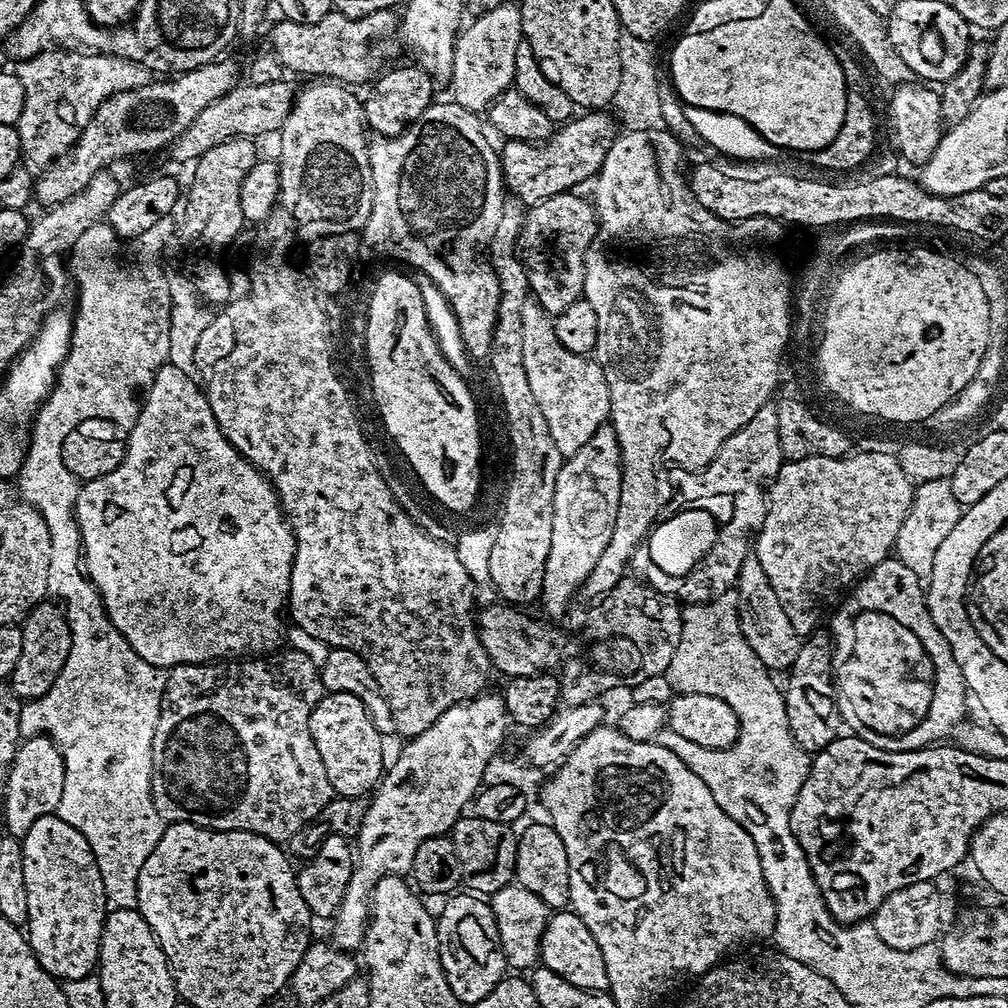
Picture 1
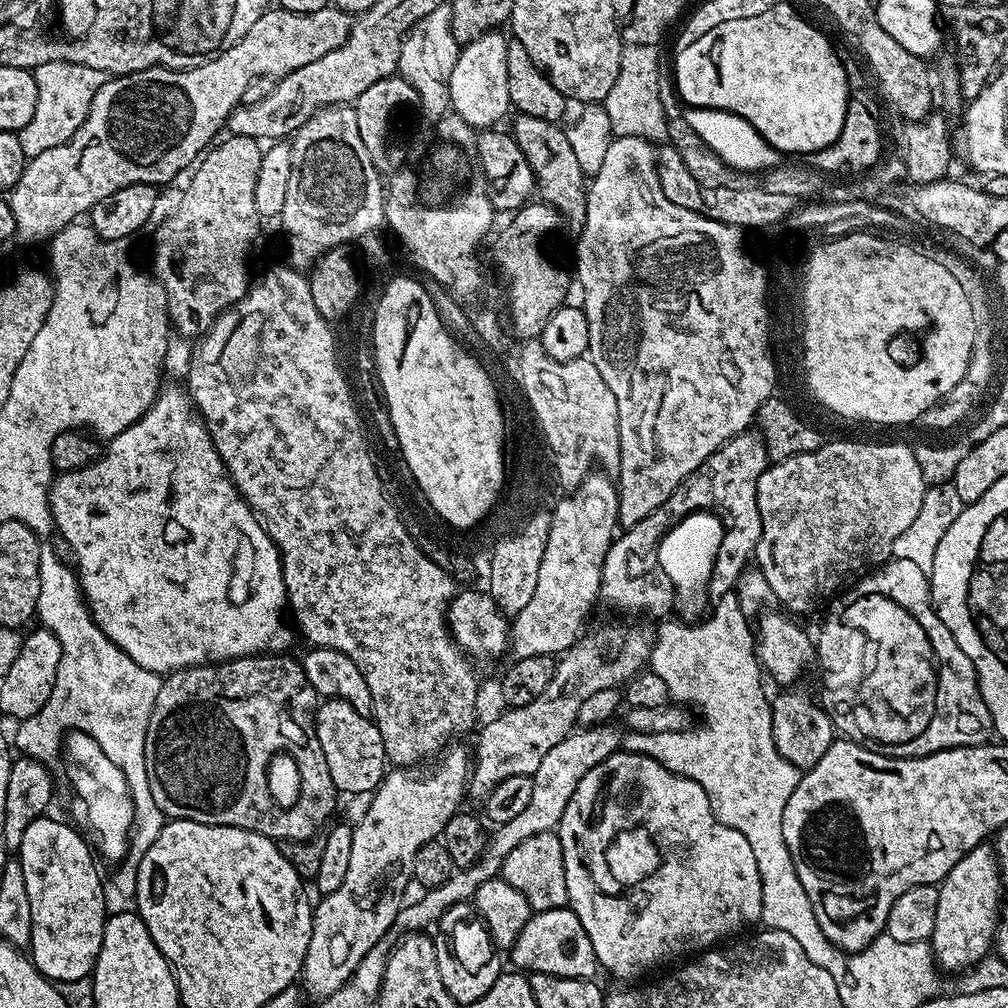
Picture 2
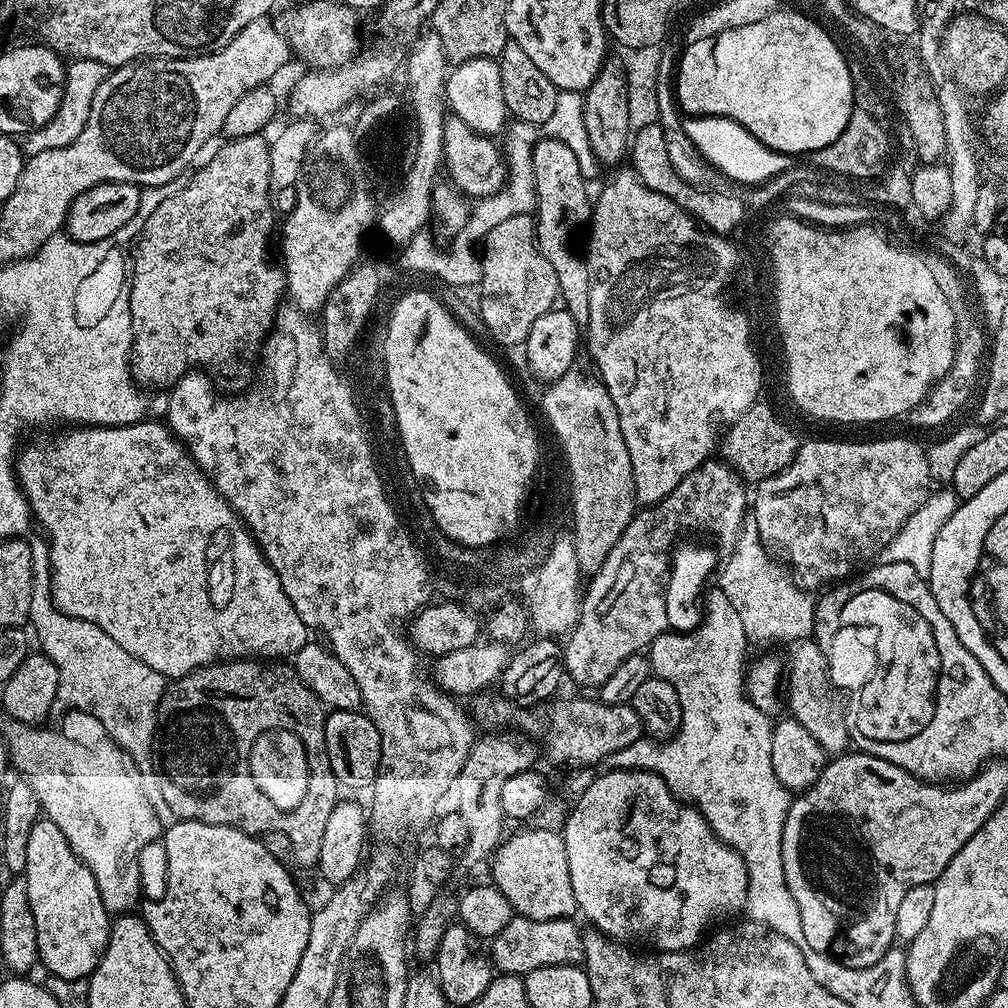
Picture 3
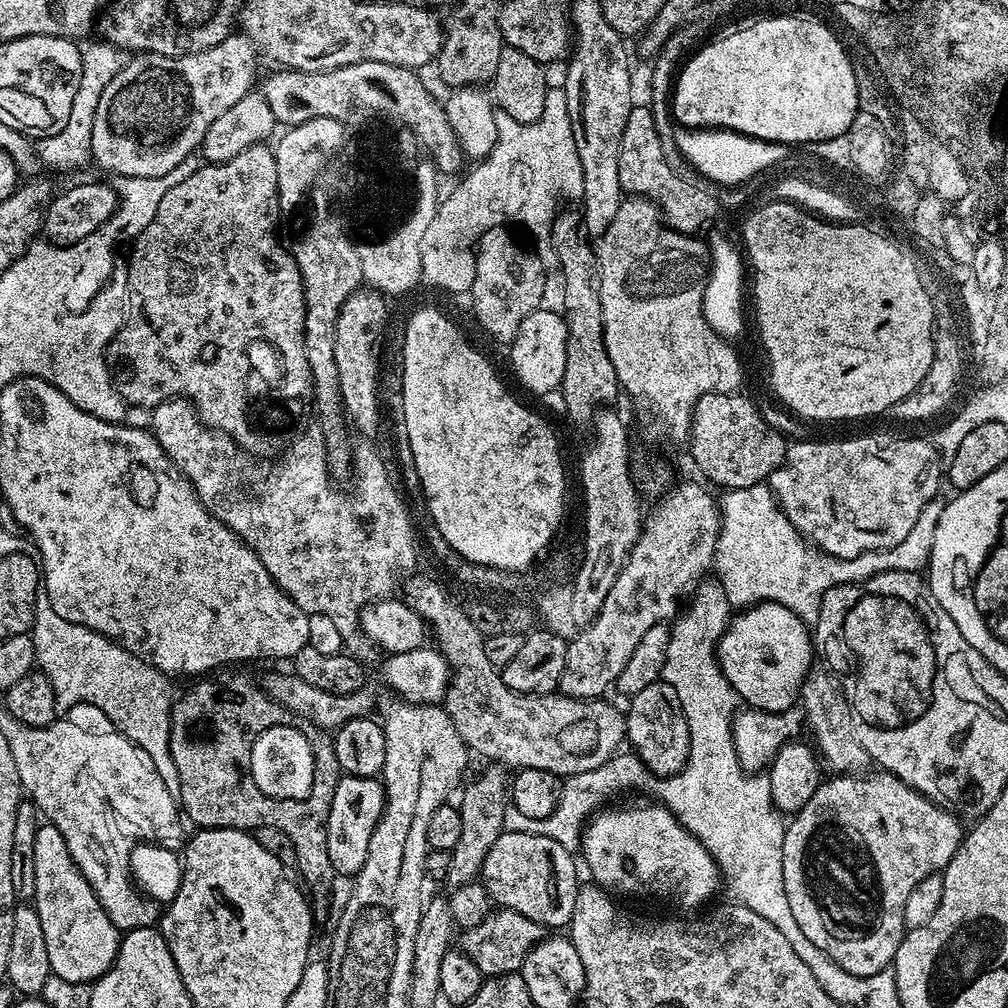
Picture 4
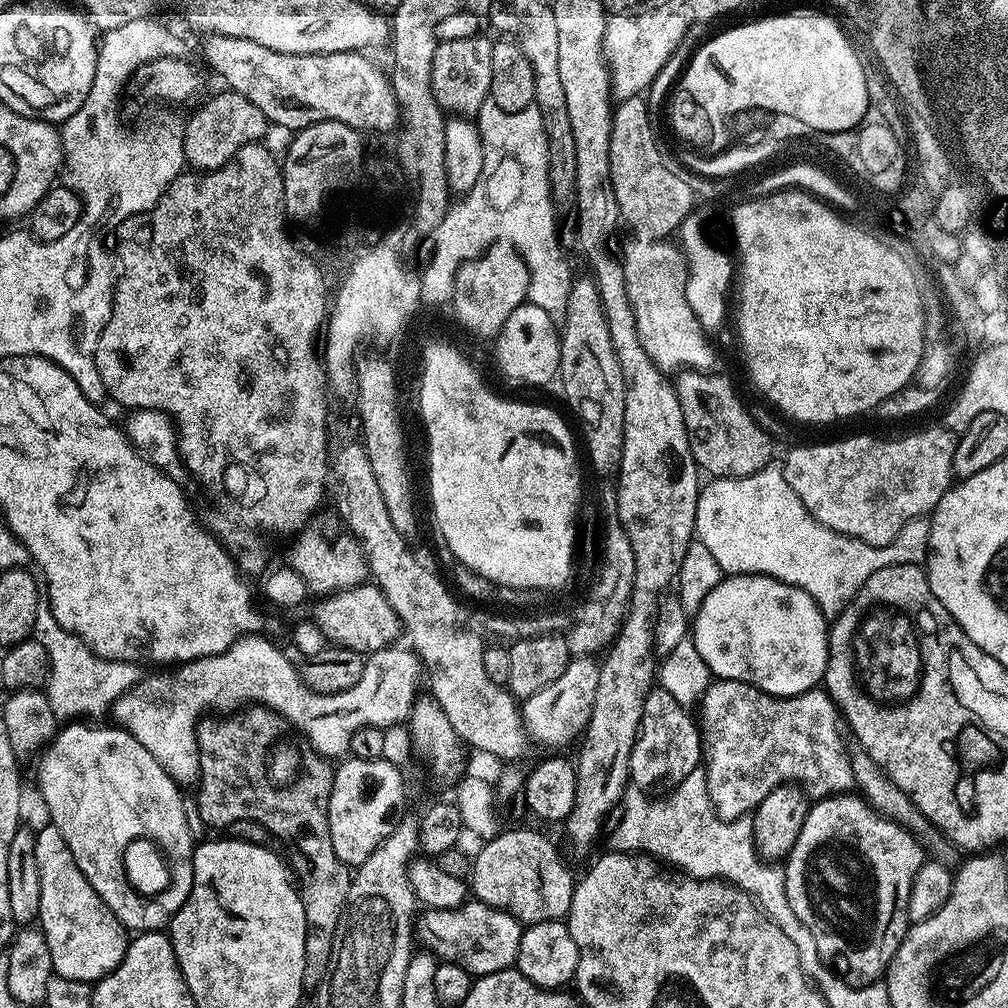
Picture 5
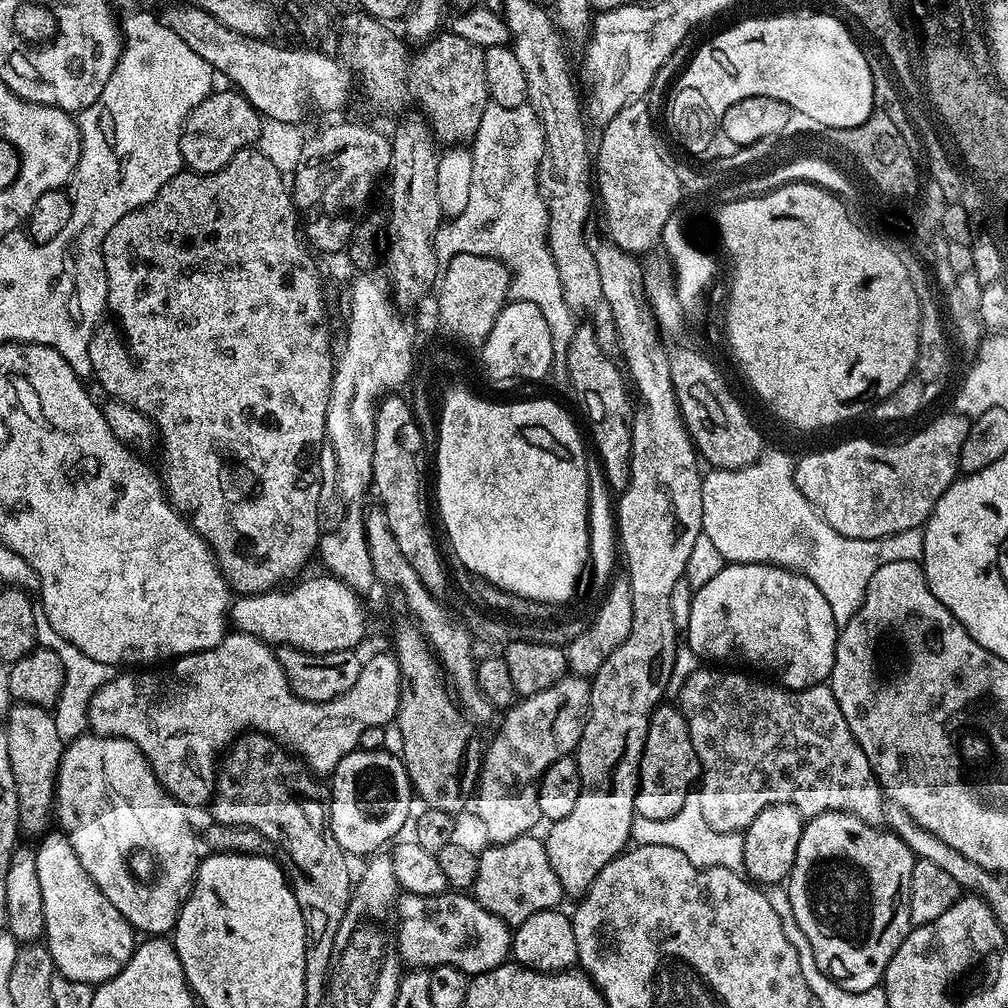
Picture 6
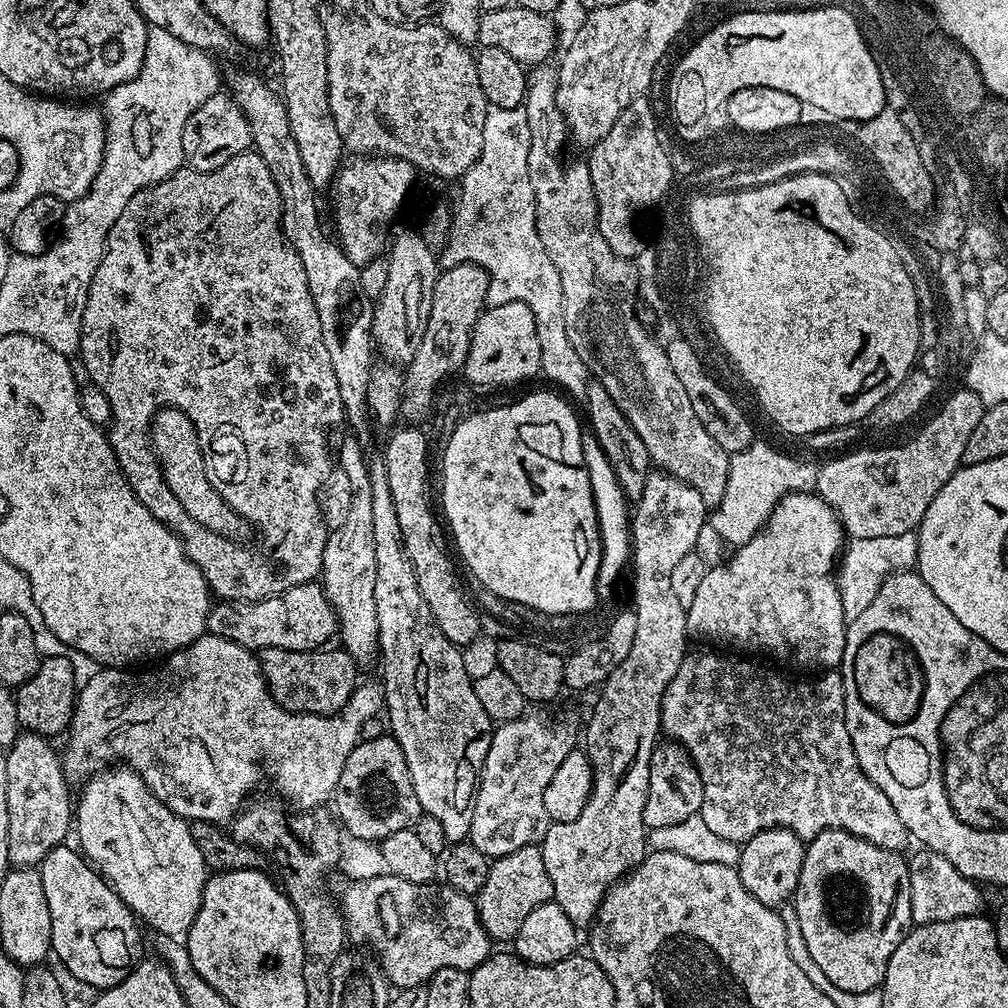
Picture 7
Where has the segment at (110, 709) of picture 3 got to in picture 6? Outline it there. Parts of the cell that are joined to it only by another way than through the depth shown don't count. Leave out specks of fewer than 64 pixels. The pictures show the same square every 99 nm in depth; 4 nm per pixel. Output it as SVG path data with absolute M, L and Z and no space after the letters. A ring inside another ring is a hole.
M34 607L34 626L36 627L37 645L54 650L54 654L58 654L58 658L62 658L64 681L60 698L54 705L54 726L58 726L58 734L65 742L71 742L89 731L88 703L94 698L96 691L113 678L114 672L109 665L94 662L94 658L86 658L86 654L82 654L82 650L78 650L78 646L66 642L66 638L62 638L62 634L58 634L58 630L54 630L54 626L50 626L43 607Z

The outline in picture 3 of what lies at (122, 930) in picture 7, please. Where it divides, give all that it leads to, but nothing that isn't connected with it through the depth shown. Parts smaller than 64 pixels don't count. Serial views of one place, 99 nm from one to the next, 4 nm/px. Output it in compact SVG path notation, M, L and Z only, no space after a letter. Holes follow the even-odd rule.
M41 818L30 830L30 843L26 845L26 870L22 873L26 882L26 894L30 902L30 910L34 910L34 930L38 930L39 963L45 964L51 975L58 978L82 980L91 977L98 966L104 948L108 944L110 913L104 908L98 886L94 882L94 874L70 850L70 842L66 842L66 834L54 826L54 822Z

